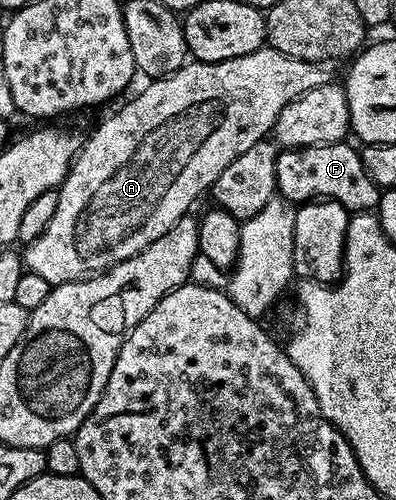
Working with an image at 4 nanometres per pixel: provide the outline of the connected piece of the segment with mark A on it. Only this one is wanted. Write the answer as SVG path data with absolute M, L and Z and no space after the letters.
M265 47L250 55L226 59L213 65L205 61L193 60L191 63L185 63L183 67L168 77L157 77L149 80L148 86L133 101L126 102L117 113L110 114L81 144L80 152L76 160L72 162L72 170L66 175L63 185L58 190L60 198L58 199L58 207L54 210L54 219L50 219L50 227L46 227L46 231L42 231L42 235L38 235L38 239L27 242L25 249L28 250L23 250L22 260L25 270L34 275L42 275L42 279L46 279L46 283L54 286L67 281L78 281L93 273L102 273L112 265L117 265L119 261L125 261L138 255L138 251L150 247L150 243L154 243L154 239L162 239L162 235L166 235L166 231L170 231L170 227L174 227L174 223L178 223L178 219L182 219L191 210L188 208L203 193L205 196L211 190L218 175L222 175L222 171L226 171L226 167L230 167L230 163L234 163L234 159L238 159L238 155L246 155L246 151L250 151L250 147L254 147L254 143L265 140L275 130L278 115L282 115L282 107L286 107L286 103L306 95L306 91L310 91L314 87L329 84L333 80L332 69L333 66L328 63L294 59L290 55L282 55L274 48Z

